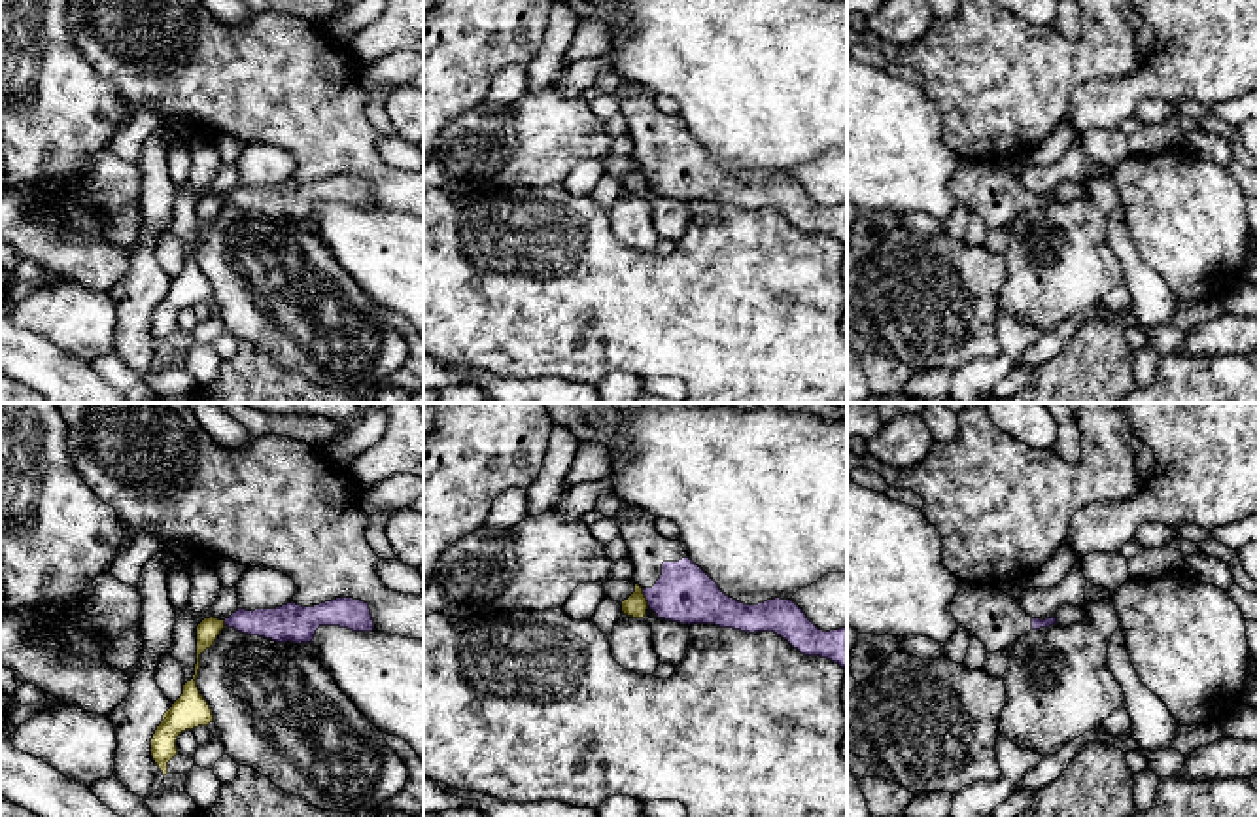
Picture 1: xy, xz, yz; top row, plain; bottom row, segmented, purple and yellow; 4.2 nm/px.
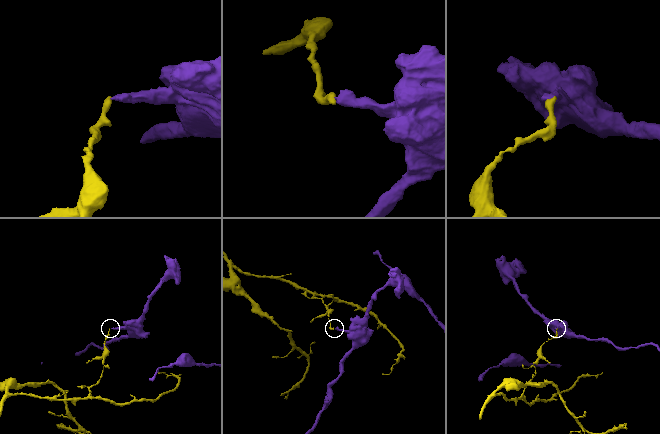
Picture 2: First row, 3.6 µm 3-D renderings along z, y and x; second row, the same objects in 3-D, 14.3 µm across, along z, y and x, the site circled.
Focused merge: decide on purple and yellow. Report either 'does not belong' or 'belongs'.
does not belong

